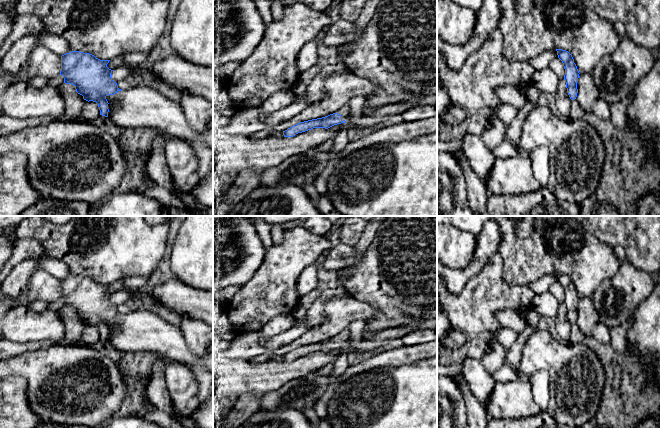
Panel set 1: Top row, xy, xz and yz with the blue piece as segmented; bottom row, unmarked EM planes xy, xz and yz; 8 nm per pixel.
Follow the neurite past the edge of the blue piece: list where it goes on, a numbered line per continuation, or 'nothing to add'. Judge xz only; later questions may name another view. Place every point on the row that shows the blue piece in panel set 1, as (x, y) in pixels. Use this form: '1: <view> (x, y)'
1: xz (344, 111)

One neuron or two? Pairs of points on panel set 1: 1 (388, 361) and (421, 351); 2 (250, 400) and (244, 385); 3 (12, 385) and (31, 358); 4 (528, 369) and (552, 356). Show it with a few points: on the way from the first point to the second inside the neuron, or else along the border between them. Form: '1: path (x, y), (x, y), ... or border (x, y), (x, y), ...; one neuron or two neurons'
1: path (396, 357), (413, 353); one neuron
2: border (263, 392), (243, 392), (239, 396); two neurons
3: border (12, 374), (19, 375), (26, 381), (27, 397); two neurons
4: path (534, 363), (541, 356), (546, 356); one neuron

